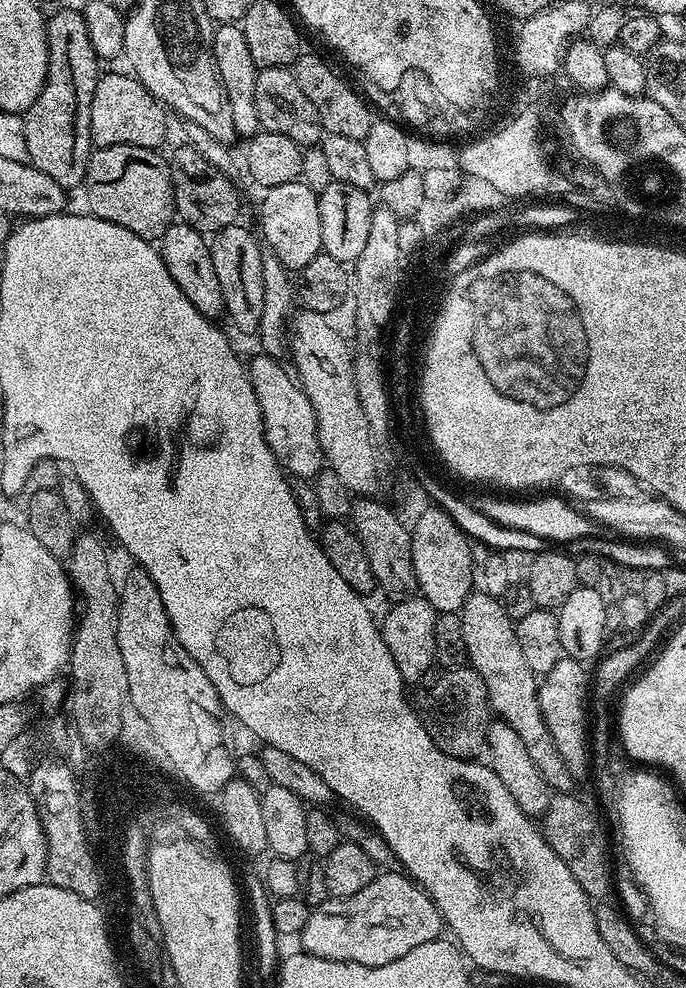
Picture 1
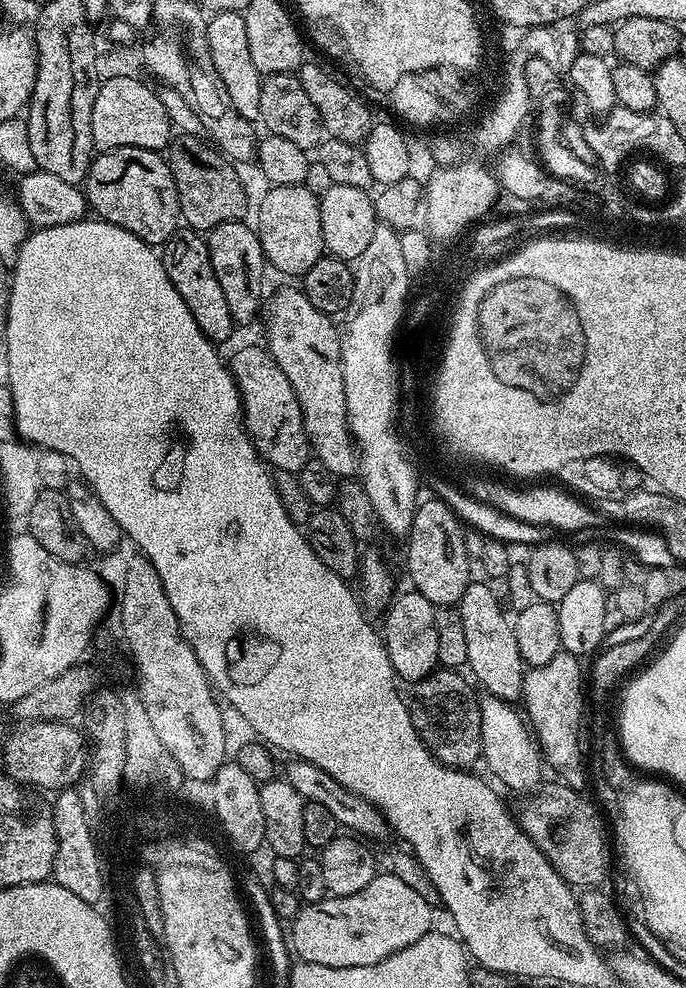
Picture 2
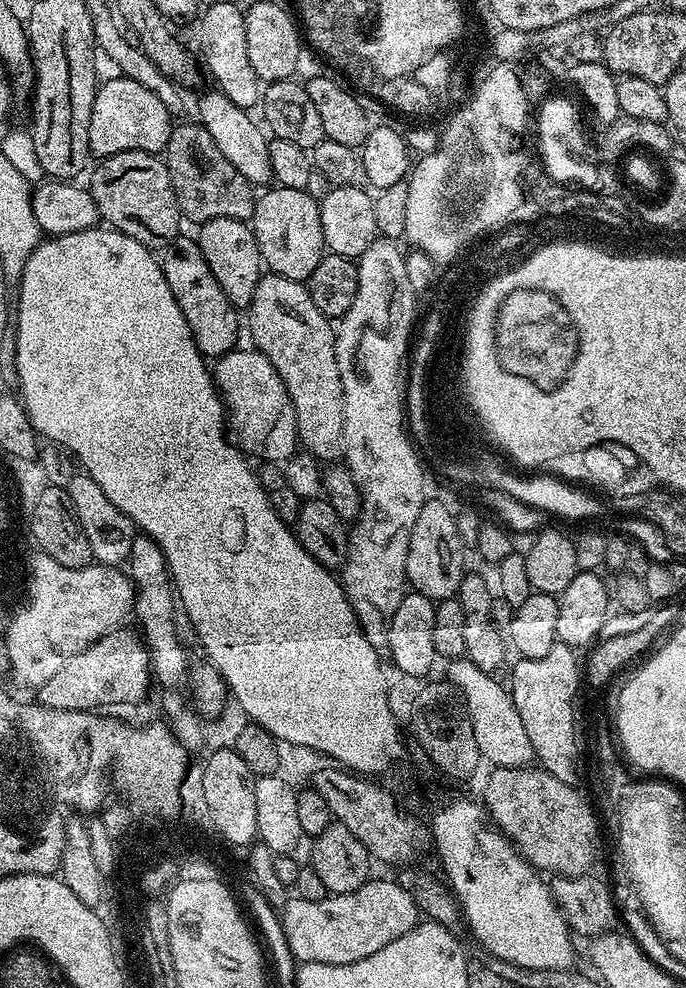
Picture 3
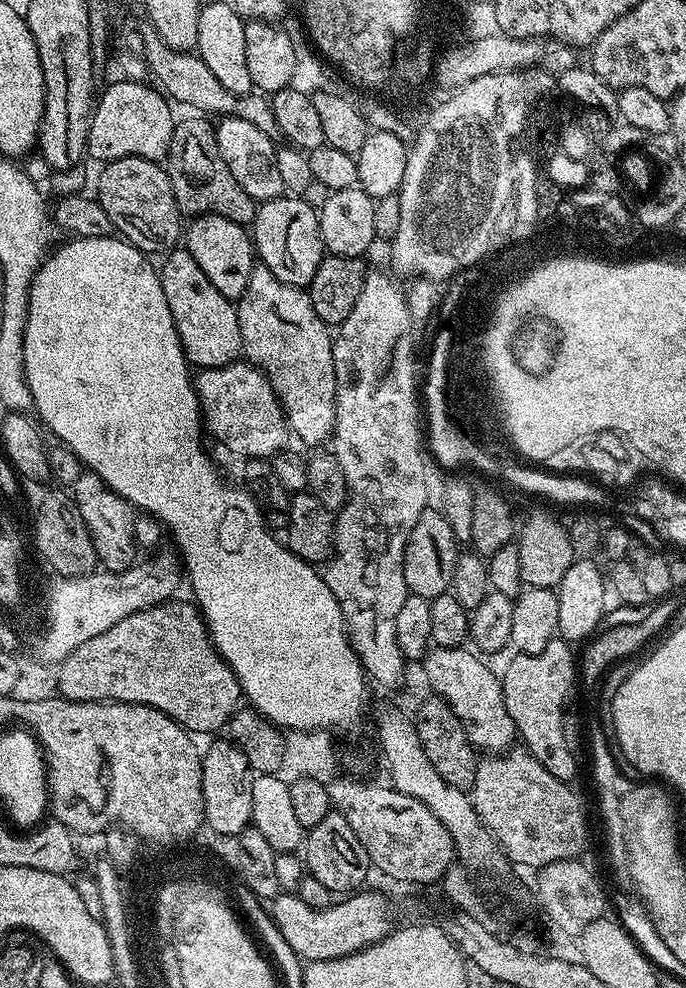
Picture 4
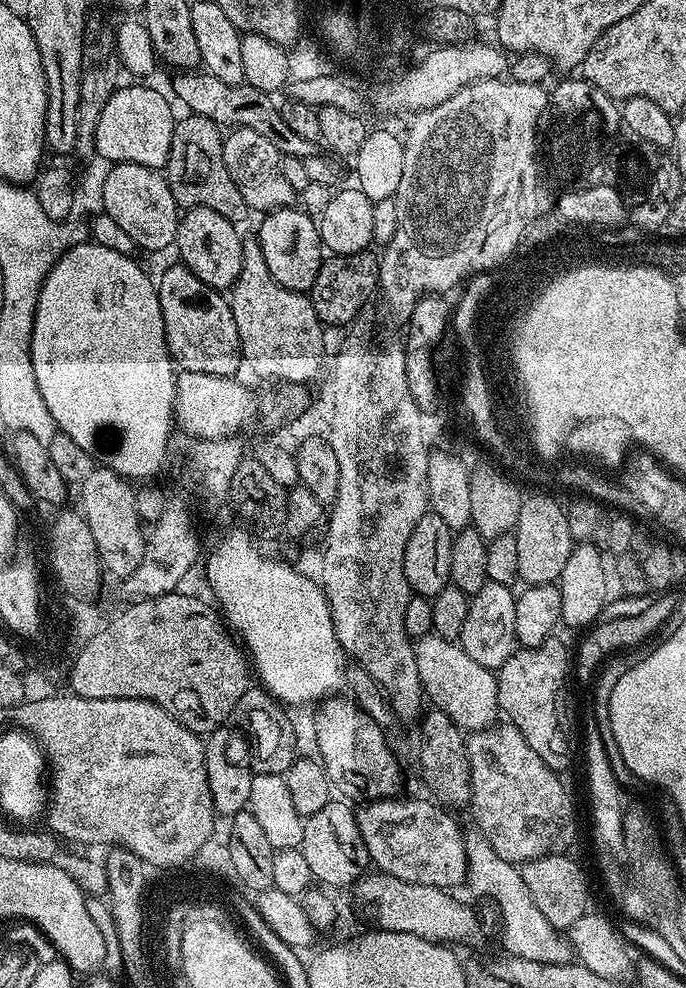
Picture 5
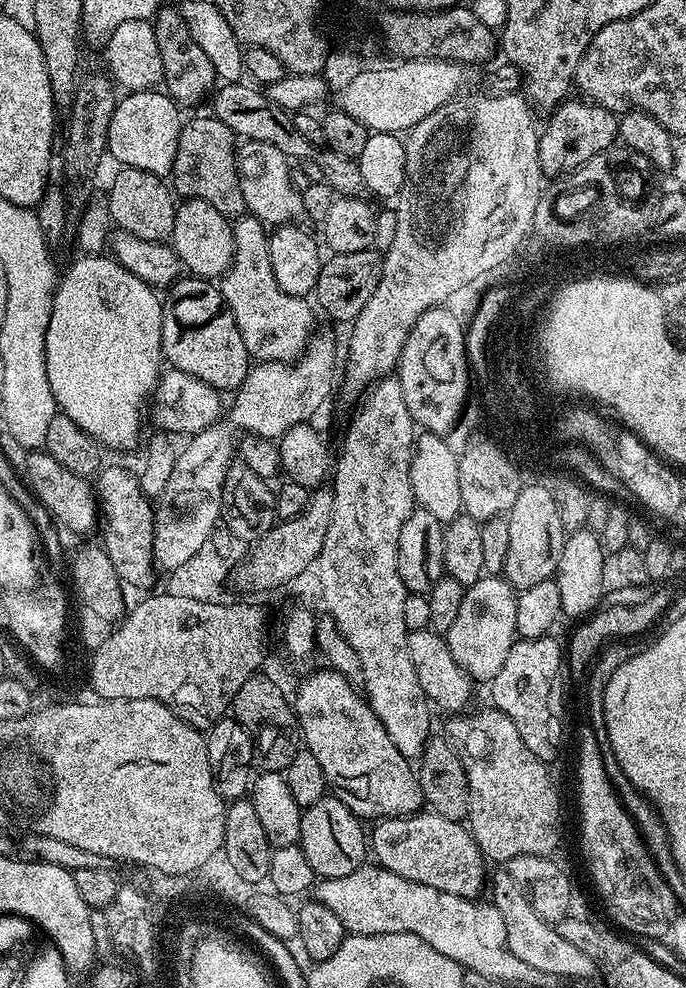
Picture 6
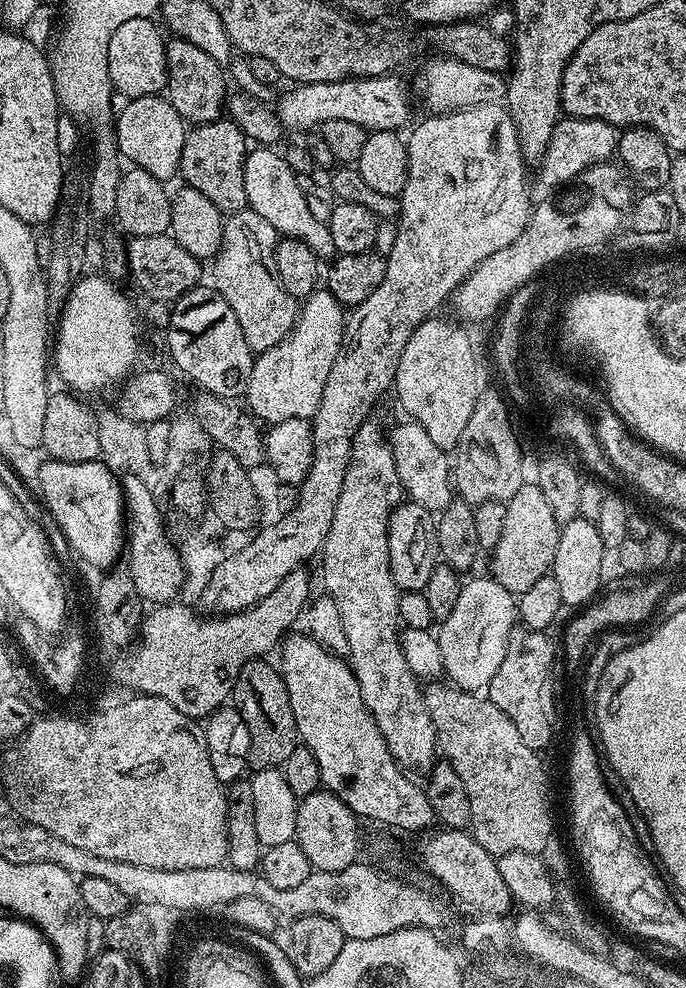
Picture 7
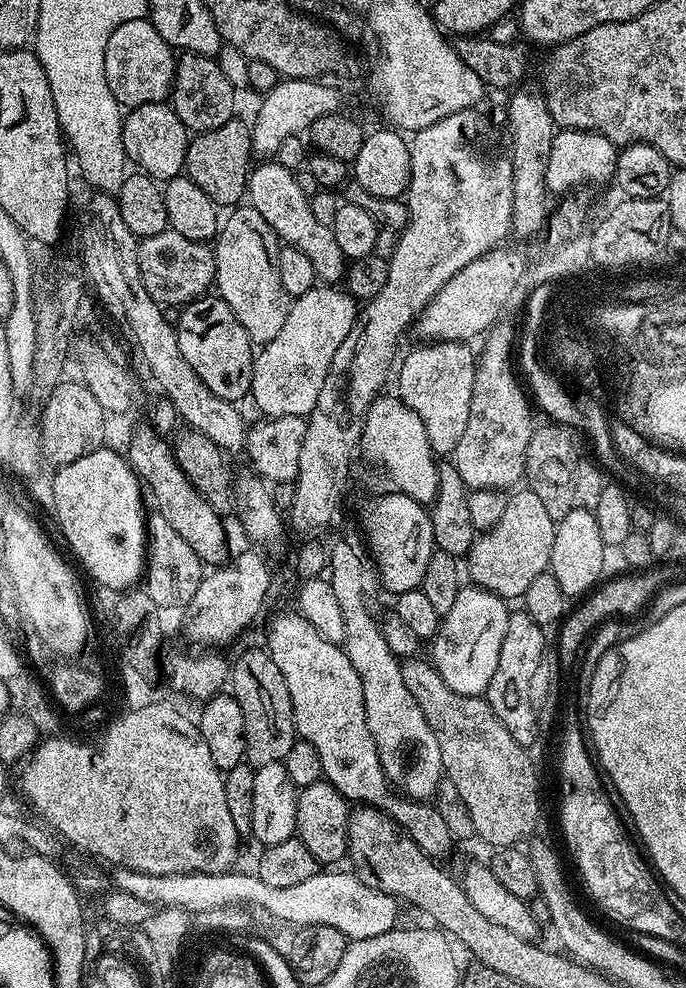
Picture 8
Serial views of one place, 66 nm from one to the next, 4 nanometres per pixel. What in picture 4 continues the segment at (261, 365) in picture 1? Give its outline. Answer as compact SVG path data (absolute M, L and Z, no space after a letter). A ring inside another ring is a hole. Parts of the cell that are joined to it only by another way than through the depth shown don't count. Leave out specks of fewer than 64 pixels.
M237 362L221 368L202 368L195 373L194 383L207 431L209 428L216 435L218 443L225 444L230 451L237 452L243 458L272 458L285 447L284 439L289 439L290 429L284 419L284 410L280 407L280 399L276 397L272 383L255 364Z

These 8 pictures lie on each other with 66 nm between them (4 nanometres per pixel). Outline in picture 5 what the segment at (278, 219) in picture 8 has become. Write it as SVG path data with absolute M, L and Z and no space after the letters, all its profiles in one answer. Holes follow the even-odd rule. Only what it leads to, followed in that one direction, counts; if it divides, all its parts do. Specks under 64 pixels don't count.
M233 128L224 136L222 158L226 162L226 170L234 178L242 198L246 198L246 206L253 213L267 214L277 208L290 208L297 203L298 193L286 182L282 174L282 157L262 134L254 134L254 130Z

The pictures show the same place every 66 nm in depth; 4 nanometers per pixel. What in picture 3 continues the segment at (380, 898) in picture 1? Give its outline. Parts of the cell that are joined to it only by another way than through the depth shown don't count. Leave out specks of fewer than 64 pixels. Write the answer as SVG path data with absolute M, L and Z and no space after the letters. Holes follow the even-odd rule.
M369 878L358 890L328 894L323 900L289 898L278 913L286 942L300 964L349 964L370 958L418 923L416 903L403 883L376 878Z

